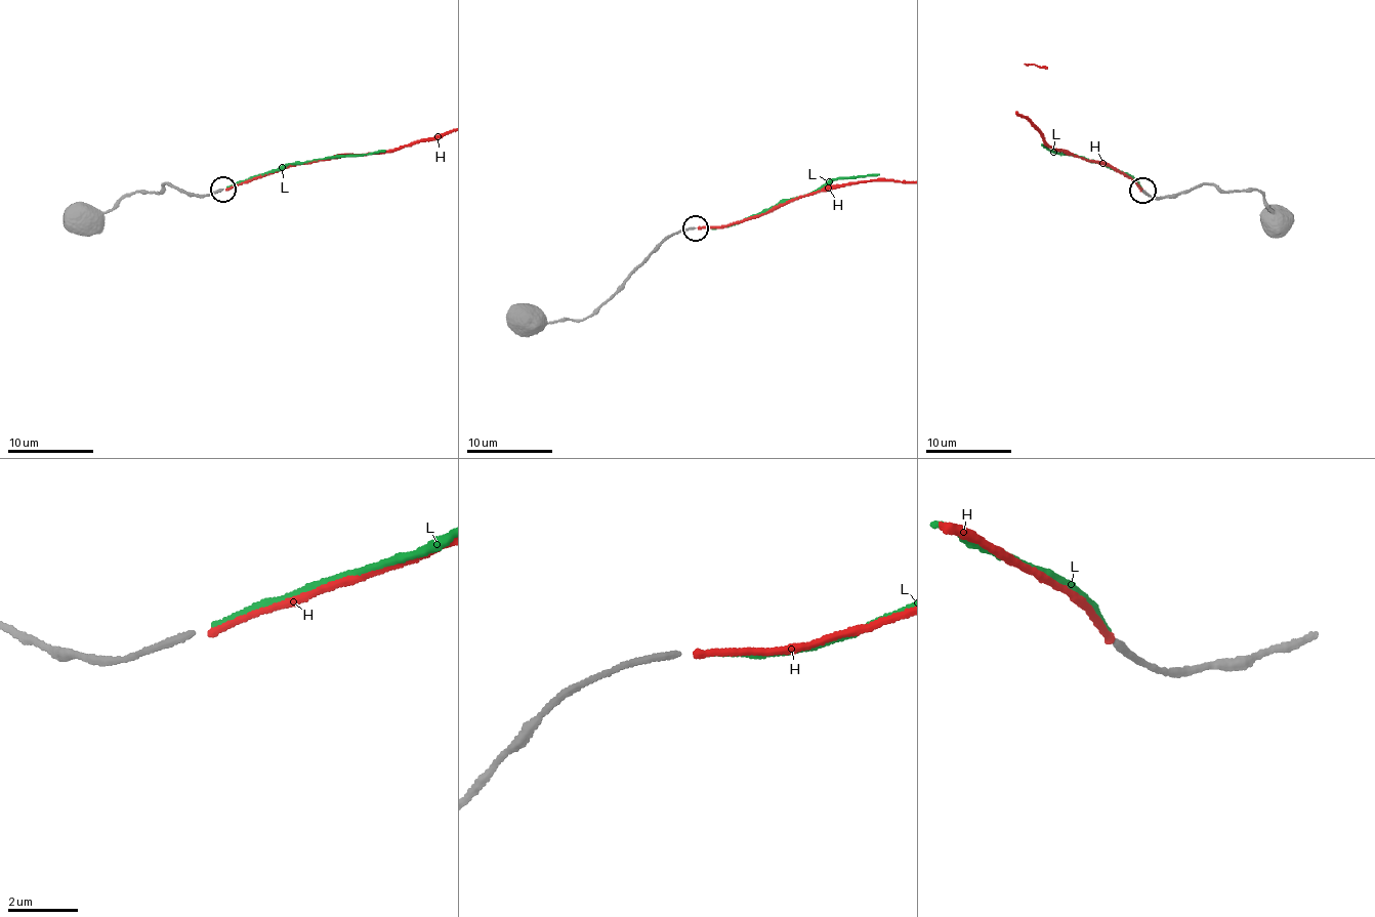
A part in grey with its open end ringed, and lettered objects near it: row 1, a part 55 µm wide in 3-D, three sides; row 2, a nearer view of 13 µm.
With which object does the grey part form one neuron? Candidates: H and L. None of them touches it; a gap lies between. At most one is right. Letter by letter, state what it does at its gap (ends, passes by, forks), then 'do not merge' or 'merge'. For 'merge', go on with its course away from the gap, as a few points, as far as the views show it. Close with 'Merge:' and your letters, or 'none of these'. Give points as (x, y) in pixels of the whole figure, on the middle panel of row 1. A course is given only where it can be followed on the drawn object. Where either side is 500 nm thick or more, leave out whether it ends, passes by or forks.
H: it ends there; do not merge
L: it ends there; do not merge
Merge: none of these

